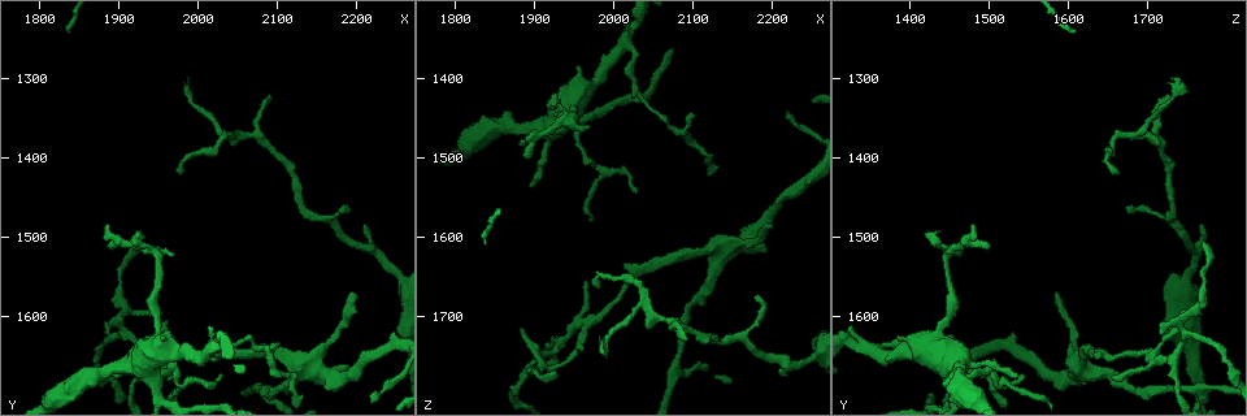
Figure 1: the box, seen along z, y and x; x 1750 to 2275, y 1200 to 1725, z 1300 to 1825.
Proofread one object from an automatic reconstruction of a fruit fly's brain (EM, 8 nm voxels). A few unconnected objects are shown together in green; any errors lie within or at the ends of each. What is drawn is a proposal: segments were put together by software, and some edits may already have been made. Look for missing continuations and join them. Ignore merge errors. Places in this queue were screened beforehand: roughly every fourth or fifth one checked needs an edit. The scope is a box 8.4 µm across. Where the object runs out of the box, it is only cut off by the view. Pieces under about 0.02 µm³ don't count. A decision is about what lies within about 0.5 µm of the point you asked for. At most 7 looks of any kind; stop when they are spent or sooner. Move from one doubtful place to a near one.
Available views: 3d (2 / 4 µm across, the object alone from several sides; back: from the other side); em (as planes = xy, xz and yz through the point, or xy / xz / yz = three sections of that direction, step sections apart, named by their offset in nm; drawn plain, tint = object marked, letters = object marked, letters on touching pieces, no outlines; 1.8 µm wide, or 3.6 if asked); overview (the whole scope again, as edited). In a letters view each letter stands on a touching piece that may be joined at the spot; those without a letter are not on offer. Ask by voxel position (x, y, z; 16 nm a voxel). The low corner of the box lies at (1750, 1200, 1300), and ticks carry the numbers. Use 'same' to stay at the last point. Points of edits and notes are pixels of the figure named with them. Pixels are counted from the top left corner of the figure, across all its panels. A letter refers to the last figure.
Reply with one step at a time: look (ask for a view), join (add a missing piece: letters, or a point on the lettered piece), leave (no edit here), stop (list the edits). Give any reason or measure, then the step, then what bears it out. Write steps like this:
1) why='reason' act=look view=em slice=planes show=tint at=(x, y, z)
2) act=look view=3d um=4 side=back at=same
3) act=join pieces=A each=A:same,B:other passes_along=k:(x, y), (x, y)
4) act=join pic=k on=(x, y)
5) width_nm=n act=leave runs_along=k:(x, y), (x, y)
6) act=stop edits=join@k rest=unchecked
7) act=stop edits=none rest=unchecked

why='branch stops here' act=look view=3d um=2 at=(1895, 1675, 1530)

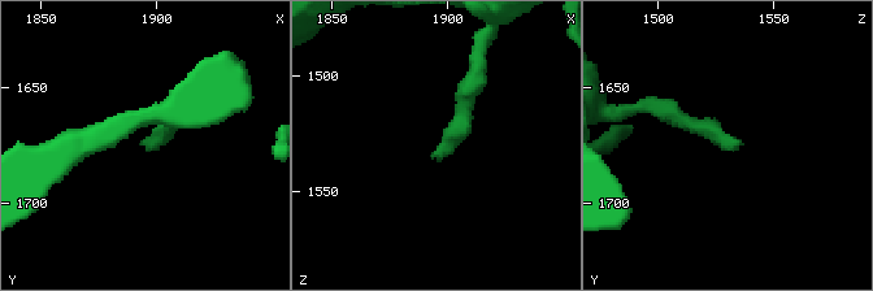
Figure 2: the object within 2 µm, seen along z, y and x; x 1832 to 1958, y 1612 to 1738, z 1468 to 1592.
act=look view=em slice=planes show=letters at=(1895, 1675, 1536)

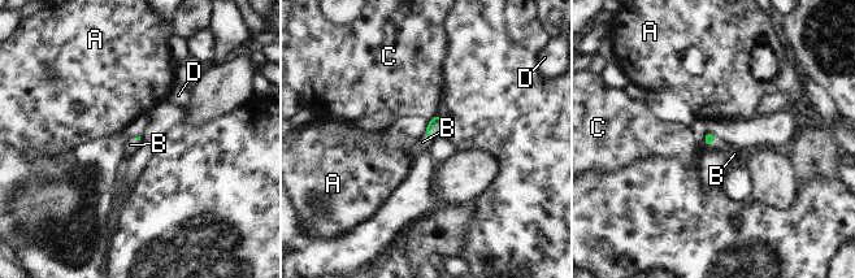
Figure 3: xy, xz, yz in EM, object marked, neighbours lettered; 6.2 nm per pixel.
longest_contact=C:70nm act=join pieces=B each=A:other,B:same,C:other,D:other passes_along=3:(435, 126), (426, 137), (422, 142) found='it goes on there'

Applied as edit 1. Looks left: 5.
act=look view=overview

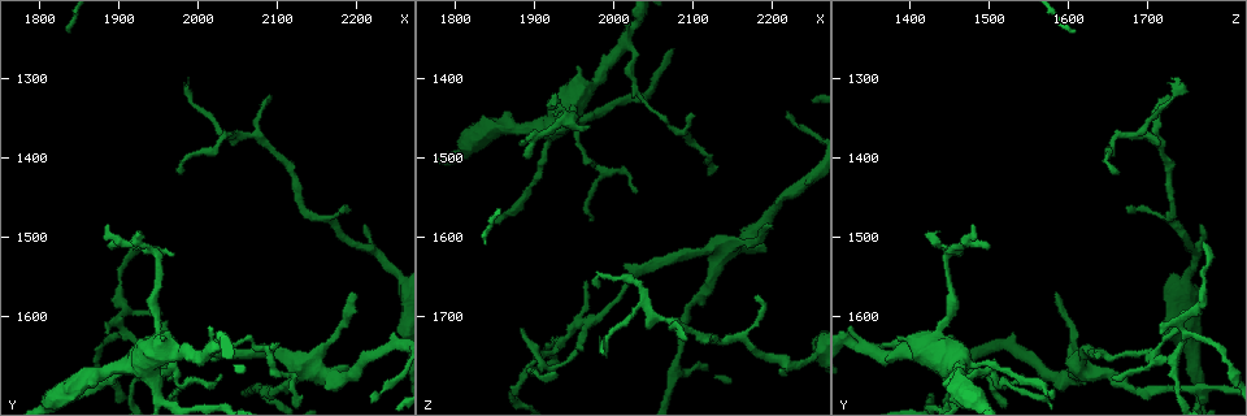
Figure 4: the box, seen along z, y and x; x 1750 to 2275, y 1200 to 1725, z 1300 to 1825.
why='stops while still wide' act=look view=3d um=2 at=(1955, 1630, 1385)

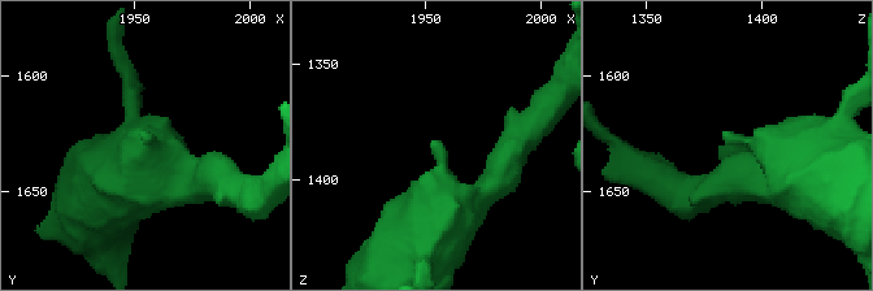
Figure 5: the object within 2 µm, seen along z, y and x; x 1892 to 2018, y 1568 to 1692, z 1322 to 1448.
why='shape alone is not enough' act=look view=em um=3.6 slice=xz step=16 show=plain at=(1956, 1628, 1384)

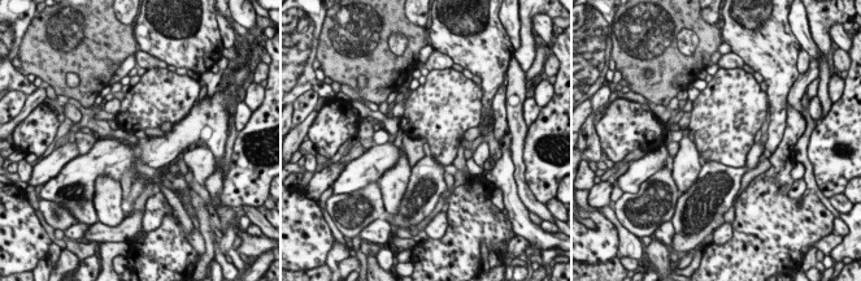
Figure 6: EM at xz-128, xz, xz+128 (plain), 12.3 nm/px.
act=look view=em um=3.6 slice=xz step=16 show=letters at=same

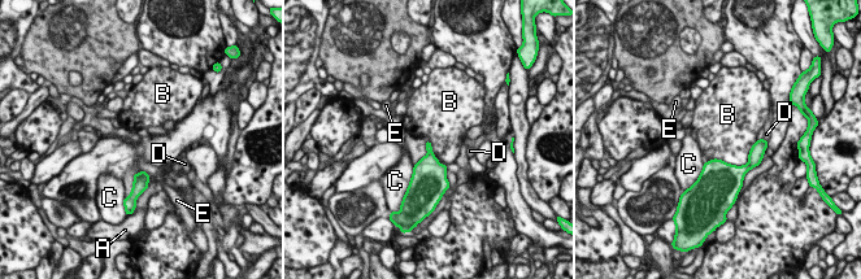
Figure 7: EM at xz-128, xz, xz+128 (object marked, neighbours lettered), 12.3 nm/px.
act=leave each=A:other,B:other,C:other,D:other,E:other border=7:(757, 140), (746, 164), (708, 161) found='no lettered piece goes on from it'

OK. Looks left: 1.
why='free end' act=look view=em slice=planes show=letters at=(1925, 1510, 1765)

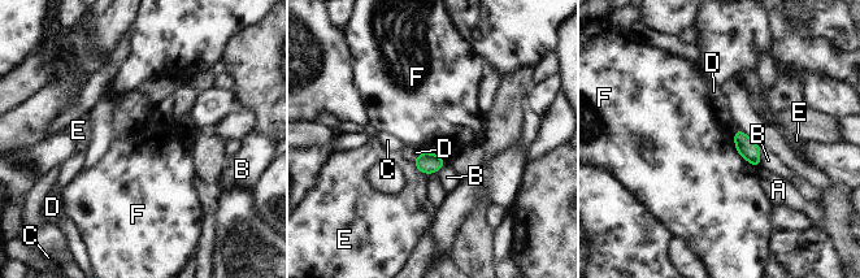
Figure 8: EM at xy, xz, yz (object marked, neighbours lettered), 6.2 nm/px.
longest_contact=F:260nm act=leave each=A:other,B:other,C:other,D:other,E:other,F:other border=8:(733, 133), (735, 150), (756, 168) found='none of them fits'

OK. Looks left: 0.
act=stop edits=join@3 rest=unchecked

